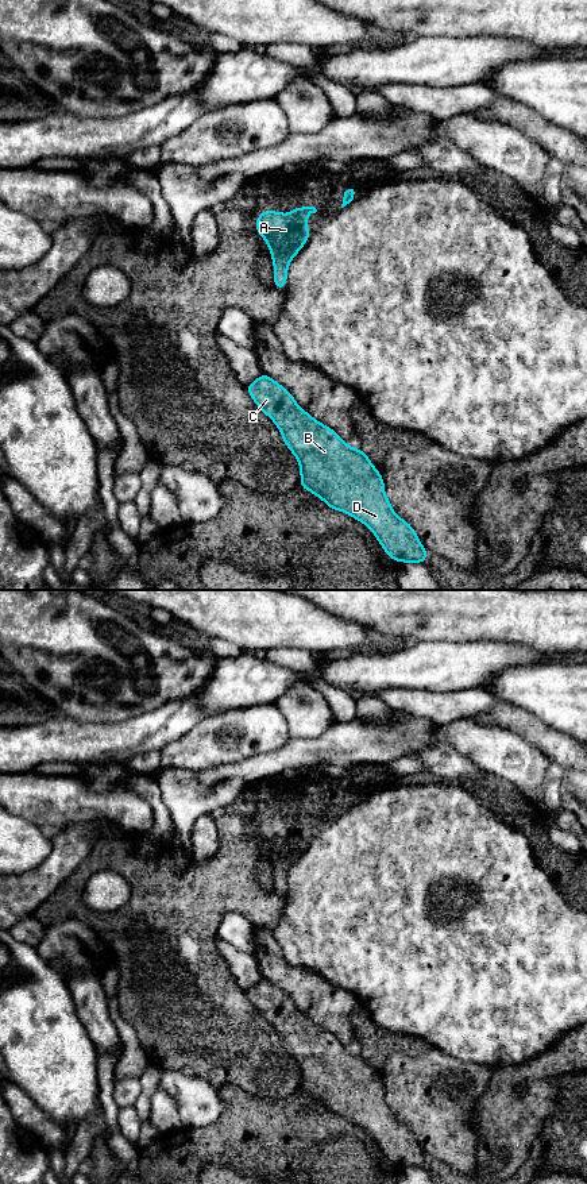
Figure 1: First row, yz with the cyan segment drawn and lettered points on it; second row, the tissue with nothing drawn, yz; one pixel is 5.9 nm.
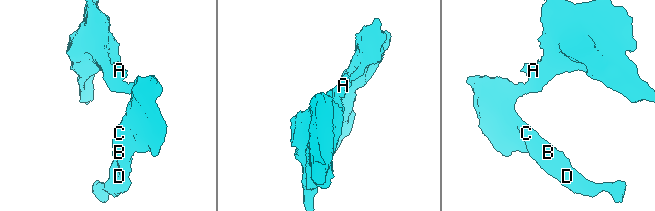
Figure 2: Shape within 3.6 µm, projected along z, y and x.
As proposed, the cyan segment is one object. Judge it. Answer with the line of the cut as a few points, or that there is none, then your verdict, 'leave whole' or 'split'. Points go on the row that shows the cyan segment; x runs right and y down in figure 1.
no cut | leave whole

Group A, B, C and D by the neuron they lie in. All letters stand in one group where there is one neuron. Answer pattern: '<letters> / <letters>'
A B C D

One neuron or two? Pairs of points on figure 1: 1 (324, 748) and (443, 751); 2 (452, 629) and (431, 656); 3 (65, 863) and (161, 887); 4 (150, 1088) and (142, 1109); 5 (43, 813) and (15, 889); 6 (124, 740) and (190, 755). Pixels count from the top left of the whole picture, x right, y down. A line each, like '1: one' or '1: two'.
1: two
2: two
3: two
4: one
5: two
6: two

